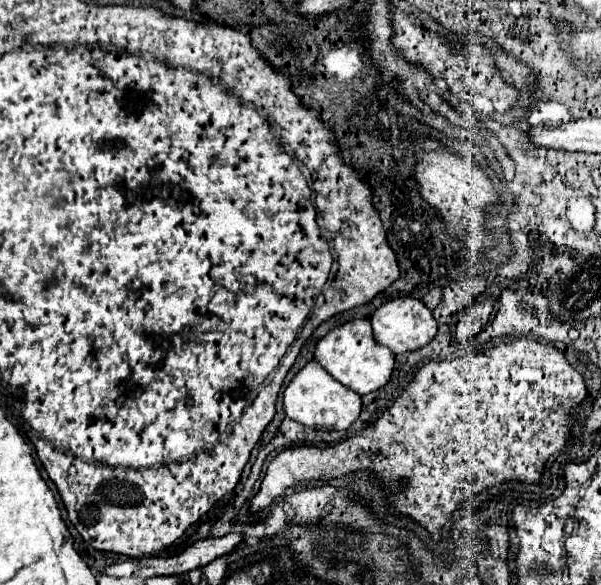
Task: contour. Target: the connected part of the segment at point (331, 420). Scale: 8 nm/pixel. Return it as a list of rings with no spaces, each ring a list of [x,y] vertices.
[[[315,360],[307,362],[305,368],[295,374],[291,384],[285,388],[283,402],[285,402],[283,406],[287,418],[297,420],[303,426],[321,428],[321,430],[347,430],[359,418],[361,412],[361,396],[349,390],[347,386],[343,386],[341,382],[337,382]]]

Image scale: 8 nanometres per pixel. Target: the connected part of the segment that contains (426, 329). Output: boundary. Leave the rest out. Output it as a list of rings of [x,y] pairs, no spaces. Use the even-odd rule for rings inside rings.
[[[403,296],[403,298],[395,298],[395,300],[389,300],[389,302],[381,304],[373,312],[371,324],[373,324],[375,340],[379,344],[387,346],[393,354],[403,354],[403,352],[411,352],[411,350],[423,348],[437,334],[437,322],[435,322],[431,310],[421,300],[417,300],[413,296]]]

